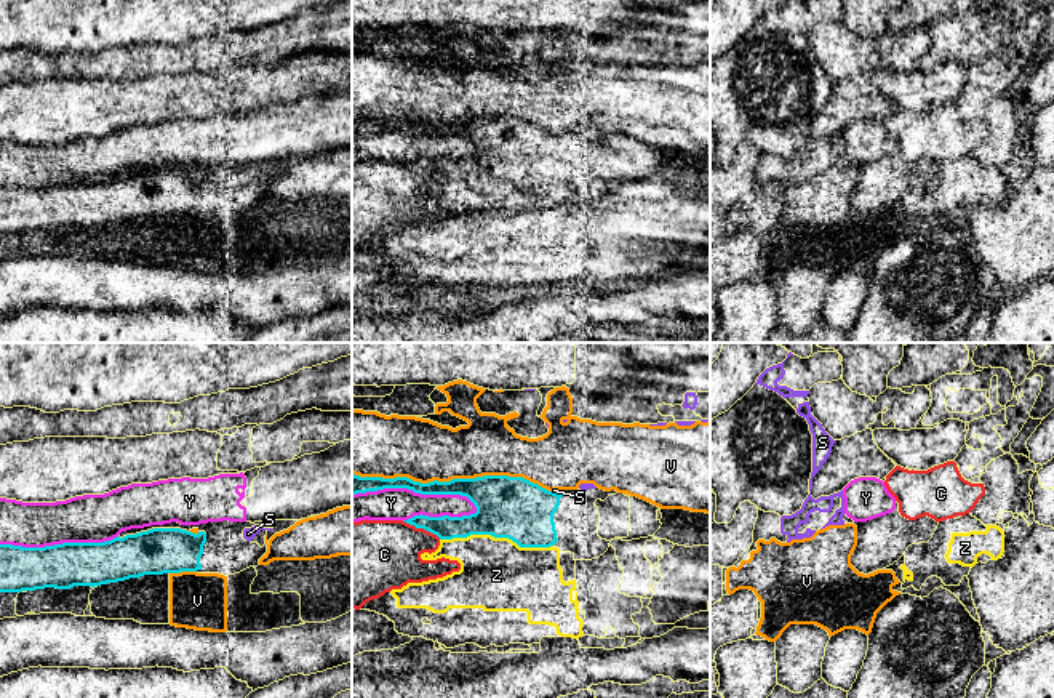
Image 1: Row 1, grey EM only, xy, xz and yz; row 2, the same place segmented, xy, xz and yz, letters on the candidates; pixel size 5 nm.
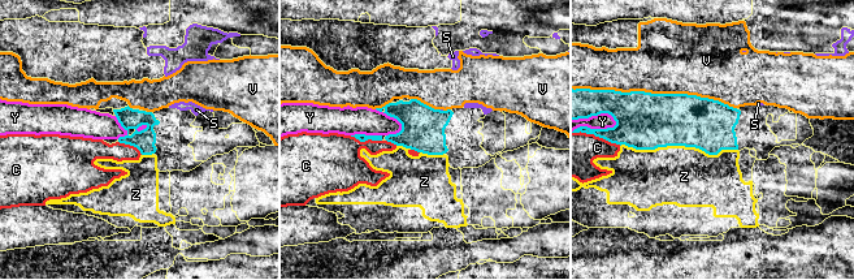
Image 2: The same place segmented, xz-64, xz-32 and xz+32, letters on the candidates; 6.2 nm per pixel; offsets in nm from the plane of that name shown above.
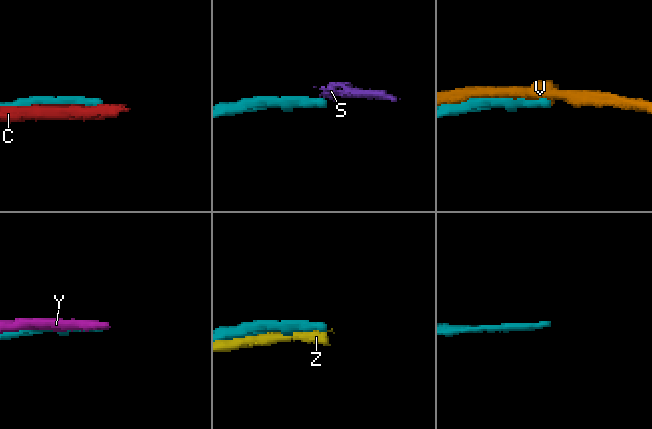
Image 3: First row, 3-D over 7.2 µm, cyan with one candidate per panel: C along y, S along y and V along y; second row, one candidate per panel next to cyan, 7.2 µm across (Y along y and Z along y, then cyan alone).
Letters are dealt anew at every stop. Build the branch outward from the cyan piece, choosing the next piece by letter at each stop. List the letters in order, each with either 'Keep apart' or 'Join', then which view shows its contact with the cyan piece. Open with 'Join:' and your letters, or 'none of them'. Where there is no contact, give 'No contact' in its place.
Join: none of them
C: Keep apart. Touches cyan in xz
S: Keep apart. Touches cyan in xz
V: Keep apart. Touches cyan in xz
Y: Keep apart. Touches cyan in xz
Z: Keep apart. Touches cyan in xz

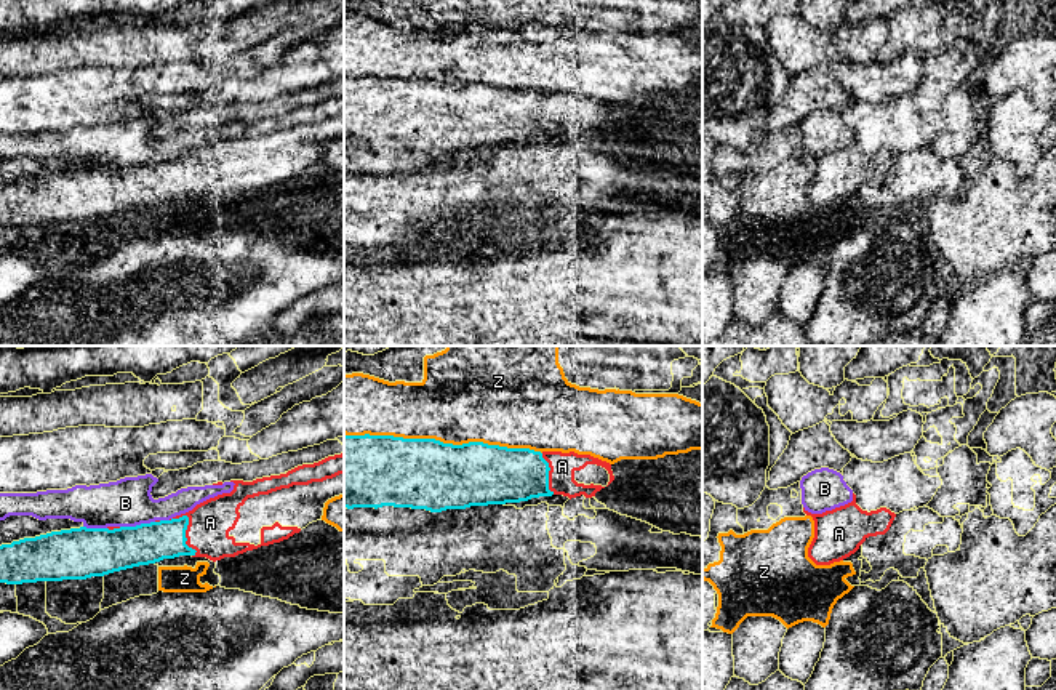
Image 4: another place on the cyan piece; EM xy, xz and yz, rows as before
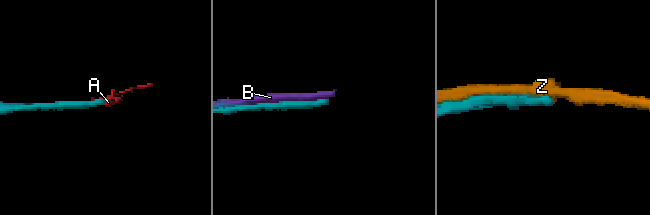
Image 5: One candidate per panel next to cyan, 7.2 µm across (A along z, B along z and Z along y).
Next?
Join: A
A: Join. Touches cyan in xy
B: Keep apart. Touches cyan in xy
Z: Keep apart. Touches cyan in xz

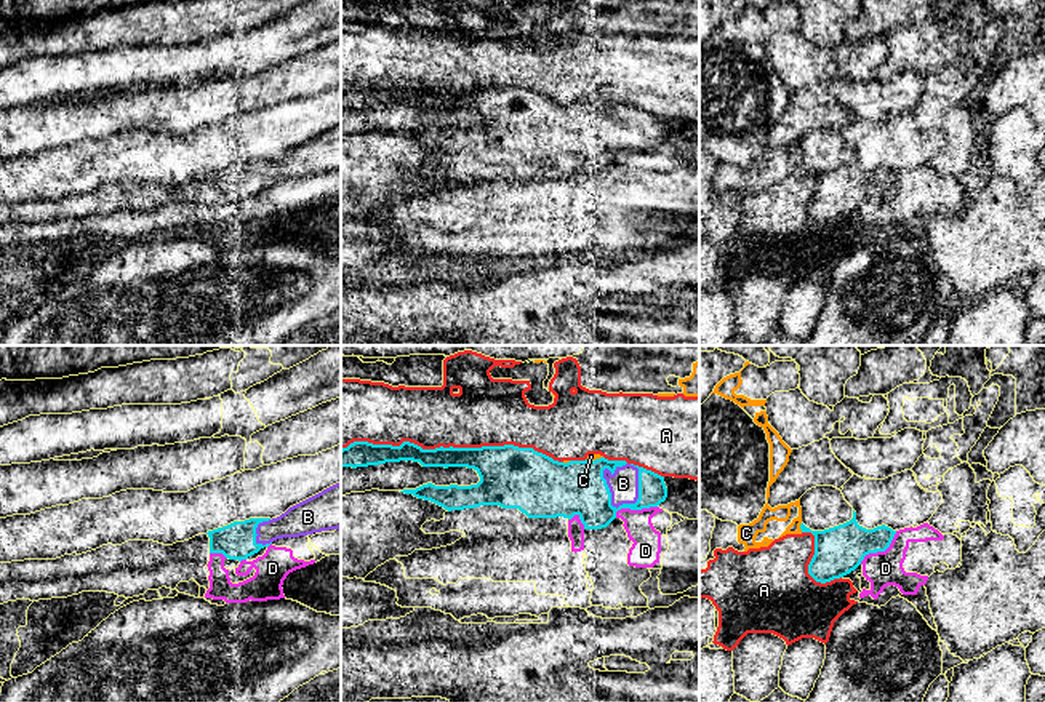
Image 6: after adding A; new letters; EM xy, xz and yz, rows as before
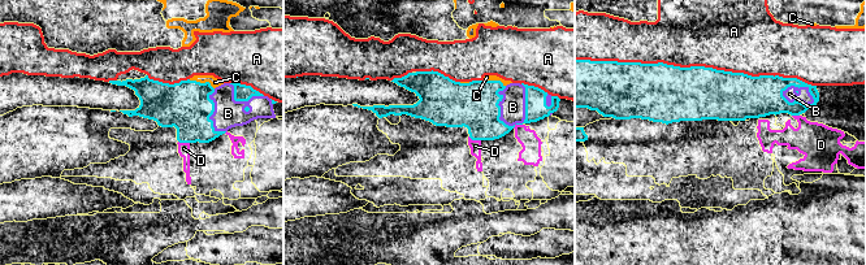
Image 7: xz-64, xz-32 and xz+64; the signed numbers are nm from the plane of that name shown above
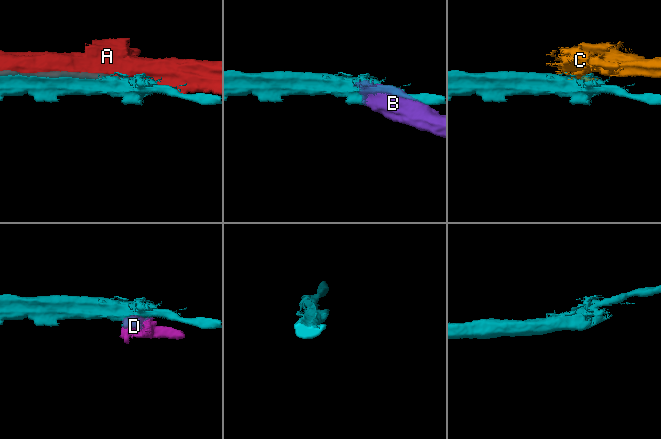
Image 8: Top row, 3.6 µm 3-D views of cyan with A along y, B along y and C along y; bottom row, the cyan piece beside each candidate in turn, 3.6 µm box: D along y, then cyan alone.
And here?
Join: B
A: Keep apart. Touches cyan in xz
B: Join. Touches cyan in xz
C: Keep apart. Touches cyan in yz
D: Keep apart. Touches cyan in yz

